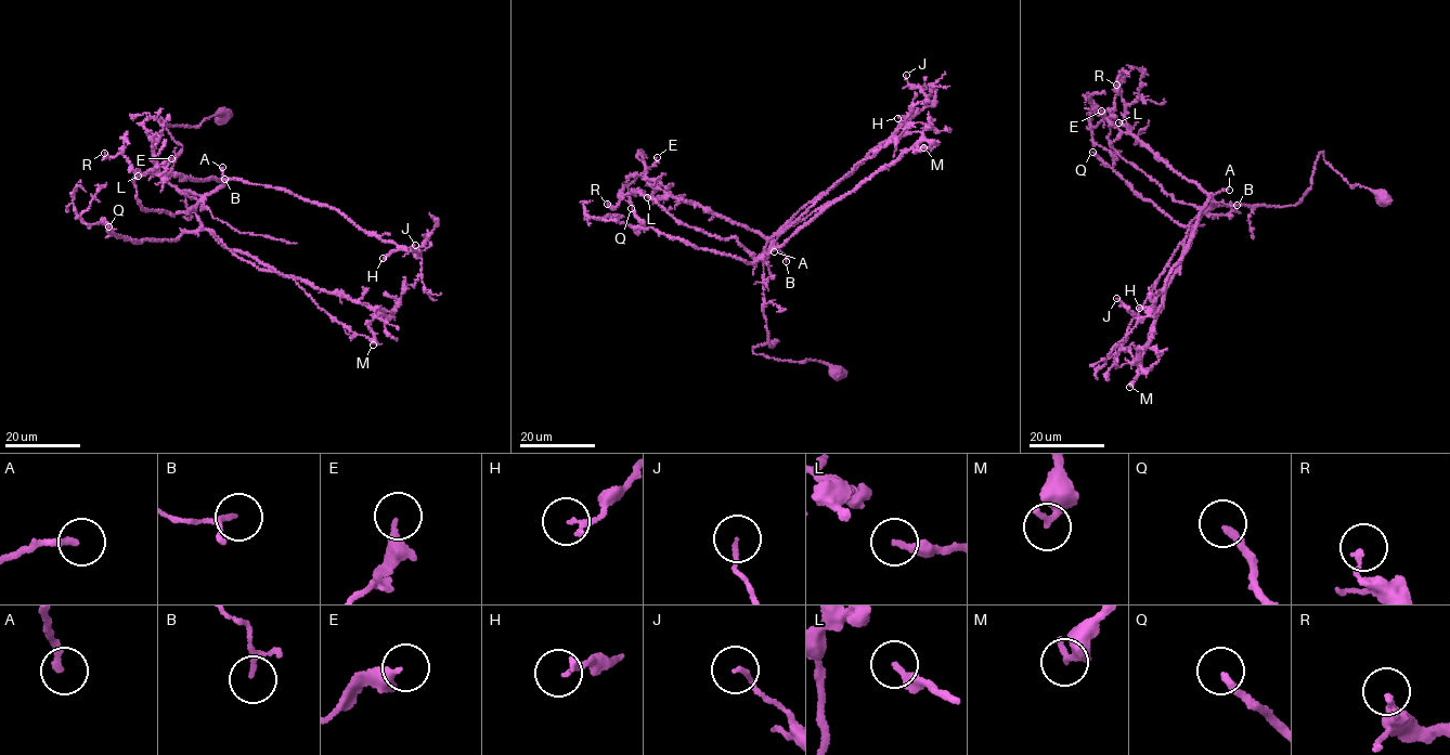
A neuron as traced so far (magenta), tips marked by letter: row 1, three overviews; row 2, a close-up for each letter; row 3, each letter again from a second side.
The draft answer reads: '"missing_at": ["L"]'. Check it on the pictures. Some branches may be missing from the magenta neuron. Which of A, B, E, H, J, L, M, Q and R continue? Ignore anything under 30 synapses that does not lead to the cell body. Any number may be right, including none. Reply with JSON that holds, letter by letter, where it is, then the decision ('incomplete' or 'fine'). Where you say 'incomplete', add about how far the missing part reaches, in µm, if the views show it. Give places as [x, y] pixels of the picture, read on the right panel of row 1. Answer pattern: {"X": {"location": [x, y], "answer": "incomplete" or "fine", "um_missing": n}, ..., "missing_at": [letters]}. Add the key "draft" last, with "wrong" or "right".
{"A": {"location": [1229, 190], "answer": "fine"}, "B": {"location": [1237, 205], "answer": "fine"}, "E": {"location": [1101, 111], "answer": "fine"}, "H": {"location": [1139, 308], "answer": "fine"}, "J": {"location": [1116, 298], "answer": "fine"}, "L": {"location": [1118, 122], "answer": "fine"}, "M": {"location": [1129, 387], "answer": "fine"}, "Q": {"location": [1092, 152], "answer": "incomplete", "um_missing": 25}, "R": {"location": [1116, 85], "answer": "fine"}, "missing_at": ["Q"], "draft": "wrong"}

